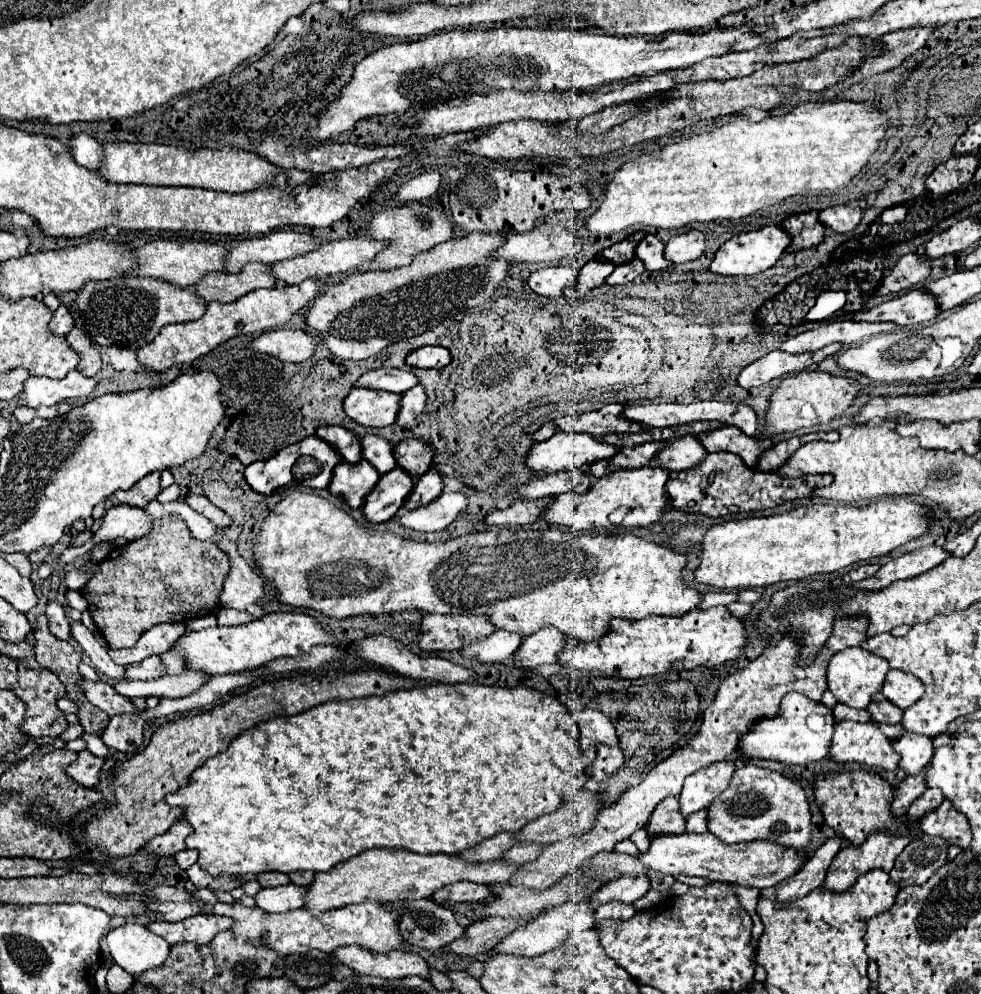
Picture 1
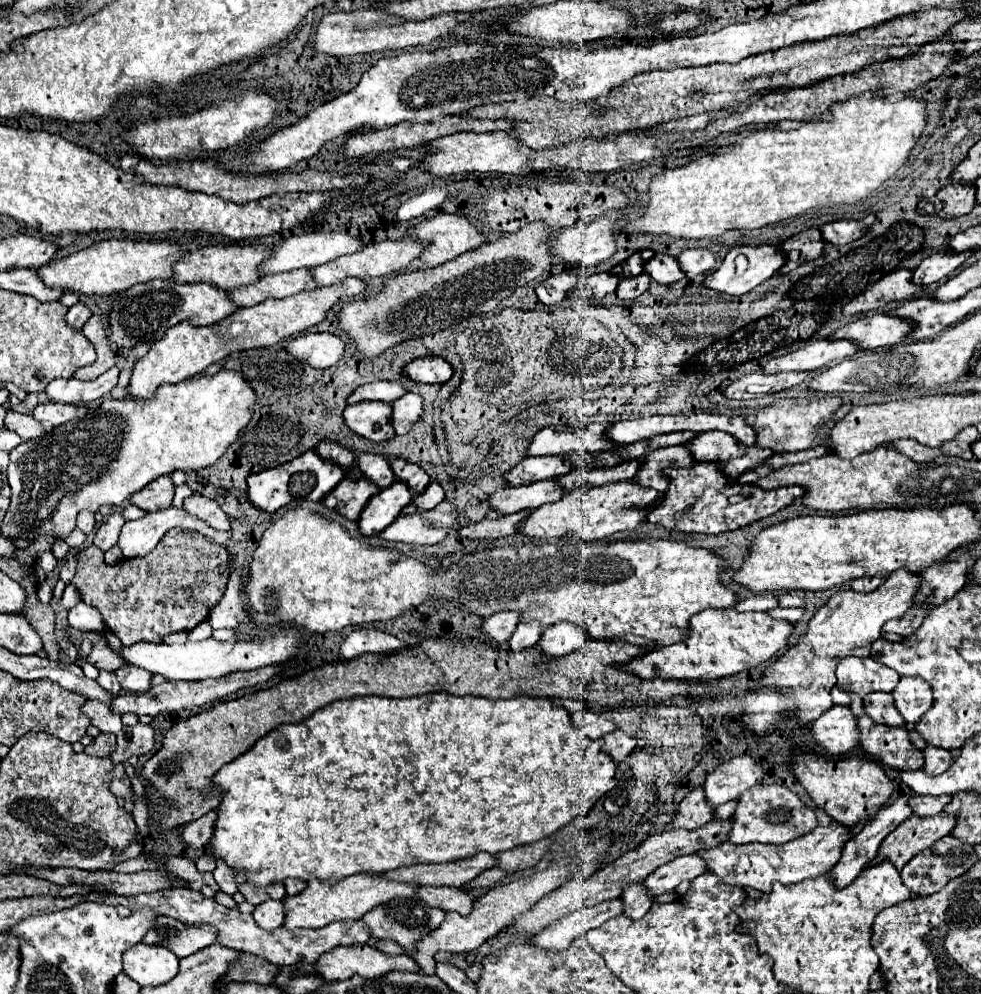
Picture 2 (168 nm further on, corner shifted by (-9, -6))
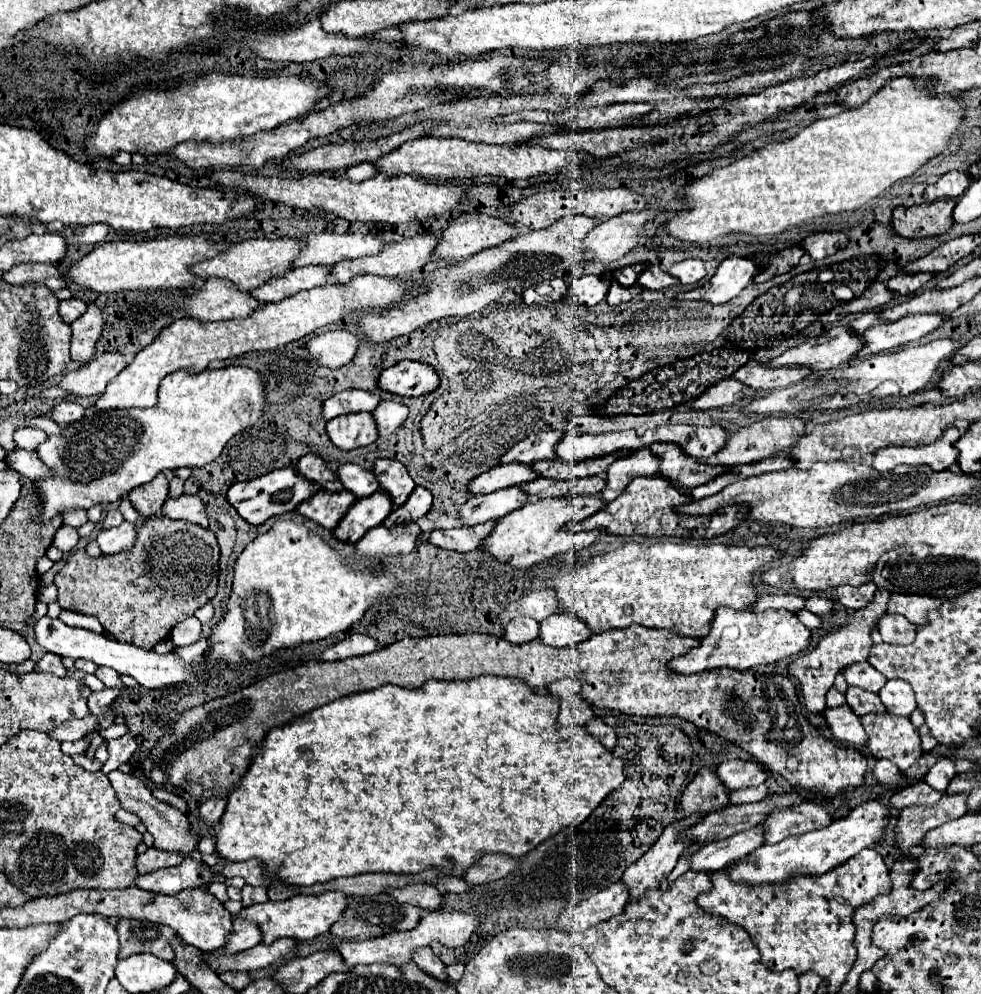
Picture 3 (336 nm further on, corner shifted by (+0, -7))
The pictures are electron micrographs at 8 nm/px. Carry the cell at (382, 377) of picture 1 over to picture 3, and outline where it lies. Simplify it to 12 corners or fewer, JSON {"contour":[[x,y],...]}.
{"contour":[[352,388],[324,402],[322,416],[332,420],[350,412],[372,412],[378,394]]}

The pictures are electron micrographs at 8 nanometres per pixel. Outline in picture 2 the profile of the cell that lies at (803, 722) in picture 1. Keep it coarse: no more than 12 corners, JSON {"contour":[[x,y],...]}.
{"contour":[[833,705],[811,729],[831,755],[857,747],[857,719]]}

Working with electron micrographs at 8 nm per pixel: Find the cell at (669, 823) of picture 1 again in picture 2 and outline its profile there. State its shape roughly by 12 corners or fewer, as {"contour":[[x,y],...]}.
{"contour":[[703,787],[687,793],[673,819],[675,829],[697,829],[709,823],[715,809]]}

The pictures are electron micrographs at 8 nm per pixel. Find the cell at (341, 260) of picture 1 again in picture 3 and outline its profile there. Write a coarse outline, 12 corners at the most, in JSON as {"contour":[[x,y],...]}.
{"contour":[[430,234],[384,244],[374,256],[336,262],[328,282],[358,274],[396,278],[432,260]]}

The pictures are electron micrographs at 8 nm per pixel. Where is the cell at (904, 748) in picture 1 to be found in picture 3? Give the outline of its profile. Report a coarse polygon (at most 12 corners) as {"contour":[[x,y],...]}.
{"contour":[[948,756],[926,772],[924,782],[944,792],[956,774],[954,762]]}

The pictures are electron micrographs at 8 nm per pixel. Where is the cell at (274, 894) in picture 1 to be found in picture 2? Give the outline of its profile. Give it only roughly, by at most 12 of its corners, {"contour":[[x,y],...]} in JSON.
{"contour":[[283,901],[257,905],[253,919],[265,931],[283,925]]}

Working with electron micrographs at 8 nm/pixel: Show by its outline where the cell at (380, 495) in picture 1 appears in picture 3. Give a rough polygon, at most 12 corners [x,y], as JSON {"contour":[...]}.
{"contour":[[384,490],[360,498],[334,534],[354,544],[394,508]]}

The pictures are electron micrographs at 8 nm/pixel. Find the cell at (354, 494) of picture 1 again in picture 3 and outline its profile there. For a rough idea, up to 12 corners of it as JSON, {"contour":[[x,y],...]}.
{"contour":[[316,492],[296,512],[334,530],[356,494]]}

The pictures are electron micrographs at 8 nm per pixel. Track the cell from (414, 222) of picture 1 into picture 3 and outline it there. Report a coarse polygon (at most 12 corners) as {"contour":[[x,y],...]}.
{"contour":[[460,214],[438,232],[434,254],[456,264],[516,236],[488,214]]}

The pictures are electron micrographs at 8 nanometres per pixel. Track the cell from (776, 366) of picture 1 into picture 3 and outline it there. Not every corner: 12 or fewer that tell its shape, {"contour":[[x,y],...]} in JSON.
{"contour":[[726,378],[700,394],[692,408],[708,410],[740,402],[746,388]]}

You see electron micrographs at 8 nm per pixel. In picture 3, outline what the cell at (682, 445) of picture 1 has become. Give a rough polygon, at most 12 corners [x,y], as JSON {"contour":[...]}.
{"contour":[[634,450],[608,468],[602,498],[612,502],[636,476],[652,476],[660,456]]}

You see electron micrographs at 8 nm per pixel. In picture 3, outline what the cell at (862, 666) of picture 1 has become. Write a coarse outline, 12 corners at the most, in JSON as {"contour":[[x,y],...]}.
{"contour":[[868,662],[844,666],[848,686],[880,692],[886,684]]}

